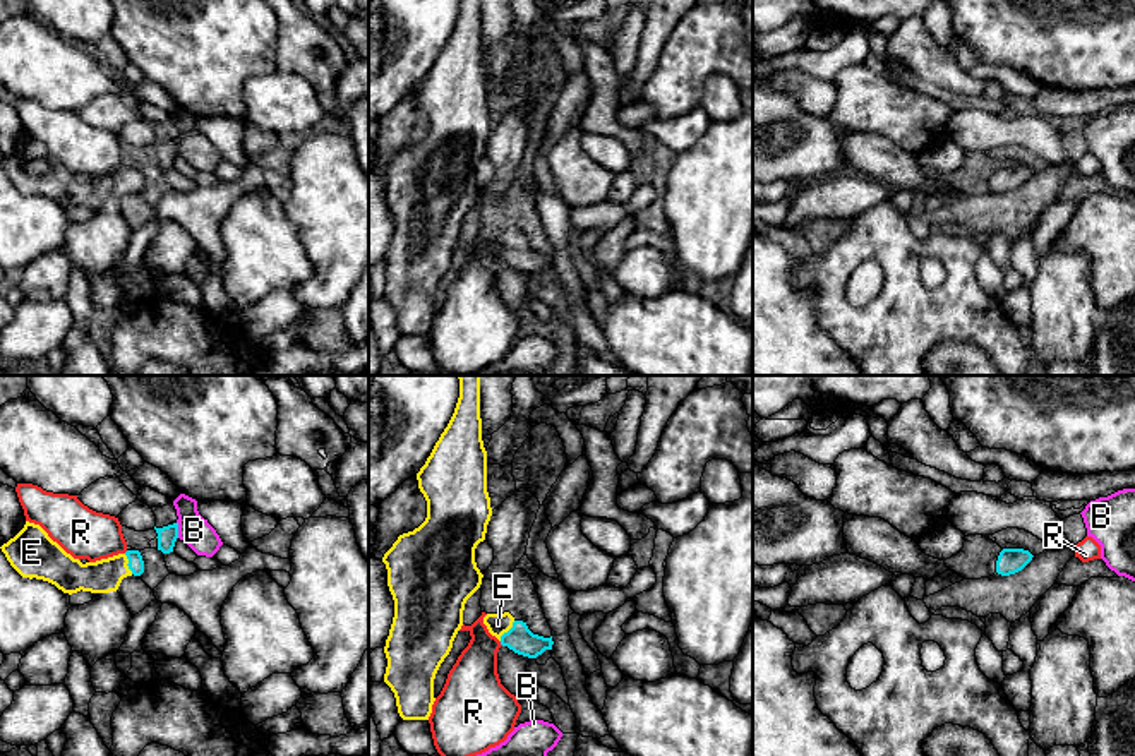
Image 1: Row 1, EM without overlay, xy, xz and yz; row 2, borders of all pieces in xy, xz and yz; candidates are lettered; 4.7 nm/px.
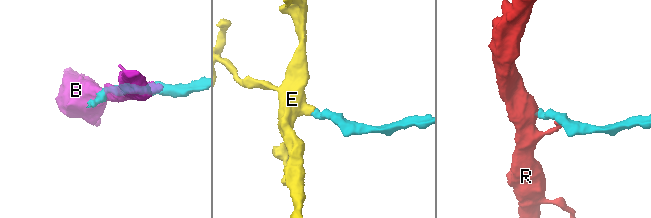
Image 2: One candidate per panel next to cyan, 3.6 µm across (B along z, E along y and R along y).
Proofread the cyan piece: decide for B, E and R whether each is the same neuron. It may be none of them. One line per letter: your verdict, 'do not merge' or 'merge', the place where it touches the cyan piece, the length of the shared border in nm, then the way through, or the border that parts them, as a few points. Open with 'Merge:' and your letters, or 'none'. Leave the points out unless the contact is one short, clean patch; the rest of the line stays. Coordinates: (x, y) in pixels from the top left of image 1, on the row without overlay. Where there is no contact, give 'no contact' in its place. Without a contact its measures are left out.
Merge: E
B: do not merge; meets cyan in xy at (177, 146); contact 80 nm long; border along xy (177, 138), (179, 153)
E: merge; meets cyan in xz at (508, 247); contact 120 nm long; runs through xz (518, 254), (508, 247), (498, 240)
R: do not merge; meets cyan in xz at (501, 259); contact 30 nm long

